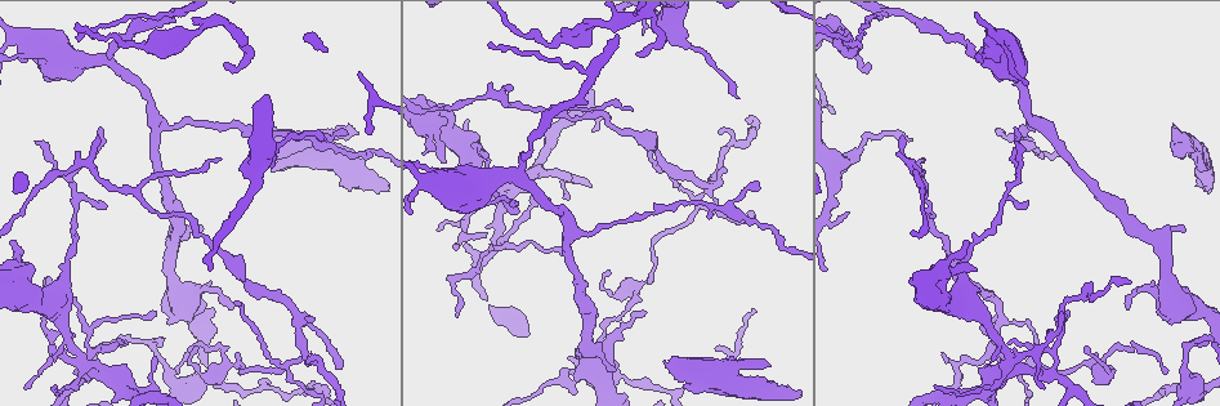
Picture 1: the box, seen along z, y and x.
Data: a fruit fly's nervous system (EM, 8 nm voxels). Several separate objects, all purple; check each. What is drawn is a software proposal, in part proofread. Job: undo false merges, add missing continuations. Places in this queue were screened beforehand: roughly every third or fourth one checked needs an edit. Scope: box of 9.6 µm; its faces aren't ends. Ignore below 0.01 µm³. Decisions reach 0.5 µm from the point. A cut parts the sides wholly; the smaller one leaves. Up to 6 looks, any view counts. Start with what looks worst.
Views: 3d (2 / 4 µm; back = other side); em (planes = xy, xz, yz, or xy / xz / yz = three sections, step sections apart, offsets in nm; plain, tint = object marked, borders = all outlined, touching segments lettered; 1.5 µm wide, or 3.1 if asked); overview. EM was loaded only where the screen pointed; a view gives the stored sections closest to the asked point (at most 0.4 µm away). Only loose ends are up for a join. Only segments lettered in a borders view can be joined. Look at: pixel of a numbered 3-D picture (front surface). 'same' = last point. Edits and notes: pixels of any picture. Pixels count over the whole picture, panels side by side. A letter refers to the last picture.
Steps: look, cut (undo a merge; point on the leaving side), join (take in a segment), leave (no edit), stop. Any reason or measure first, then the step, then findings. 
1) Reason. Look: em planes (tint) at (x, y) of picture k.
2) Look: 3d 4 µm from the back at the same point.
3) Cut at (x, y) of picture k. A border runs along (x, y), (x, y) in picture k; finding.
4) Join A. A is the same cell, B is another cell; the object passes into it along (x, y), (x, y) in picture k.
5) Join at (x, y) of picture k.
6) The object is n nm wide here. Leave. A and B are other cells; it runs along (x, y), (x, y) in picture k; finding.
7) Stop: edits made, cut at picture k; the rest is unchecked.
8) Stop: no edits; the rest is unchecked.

An open end. Look: 3d 4 µm at (910, 141) of picture 1.

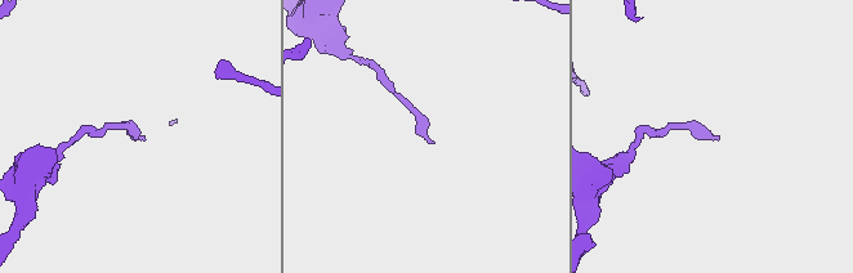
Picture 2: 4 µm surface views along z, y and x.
Need the tissue. Look: em planes (borders) at (717, 139) of picture 2.

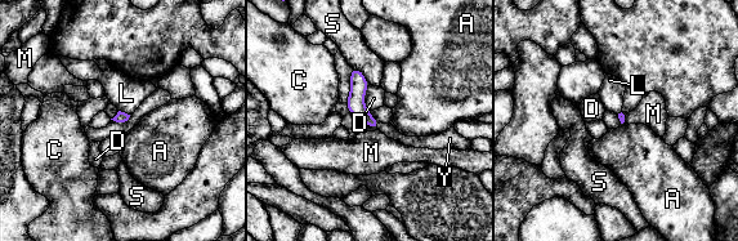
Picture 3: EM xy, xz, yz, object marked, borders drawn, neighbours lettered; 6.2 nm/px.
Join Y. Y is the same cell, A, C, D, L, M and S are other cells; the object passes into it along (354, 103), (379, 126), (388, 129) in picture 3; it goes on there.

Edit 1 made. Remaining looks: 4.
Redraw. Look: overview.

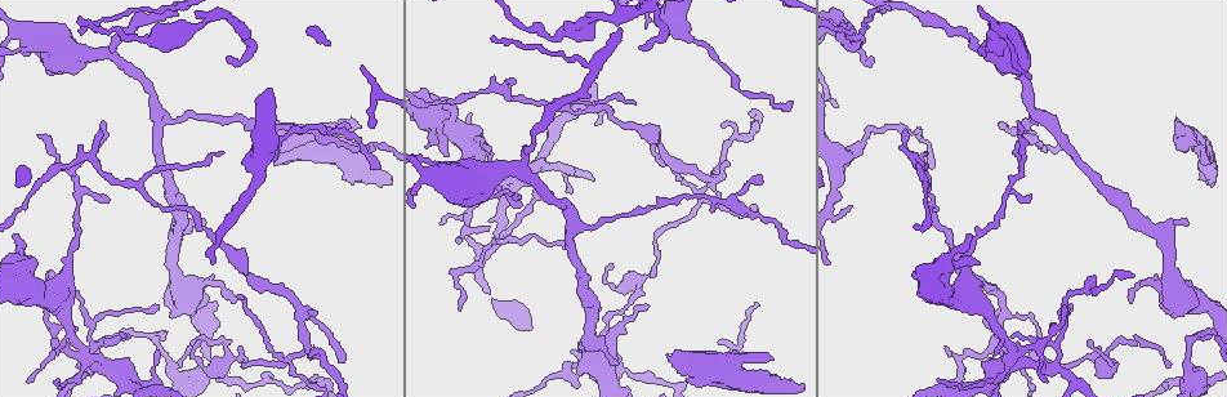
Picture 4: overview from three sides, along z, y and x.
Tapers out. Look: 3d 4 µm from the back at (199, 342) of picture 4.

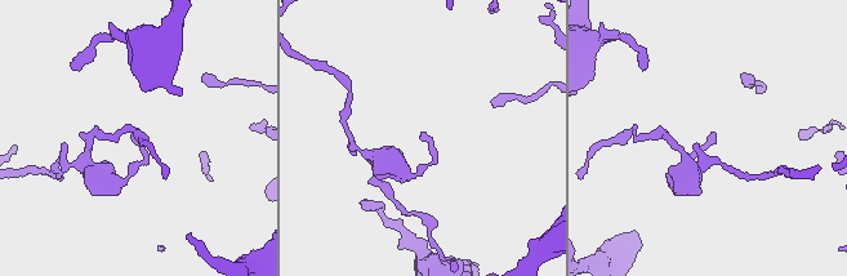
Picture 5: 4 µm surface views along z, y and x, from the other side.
Look: em planes (borders) at (421, 133) of picture 5.

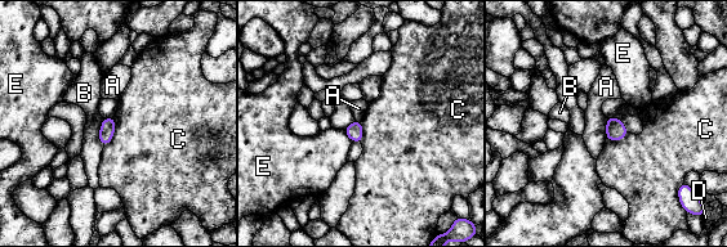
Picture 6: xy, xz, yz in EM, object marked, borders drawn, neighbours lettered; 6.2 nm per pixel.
Leave. A, B, C, D and E are other cells; a border runs along (114, 116), (114, 135), (105, 147) in picture 6; none of them fits.

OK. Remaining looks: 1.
Stop: edits made, join at picture 3; the rest is unchecked.

